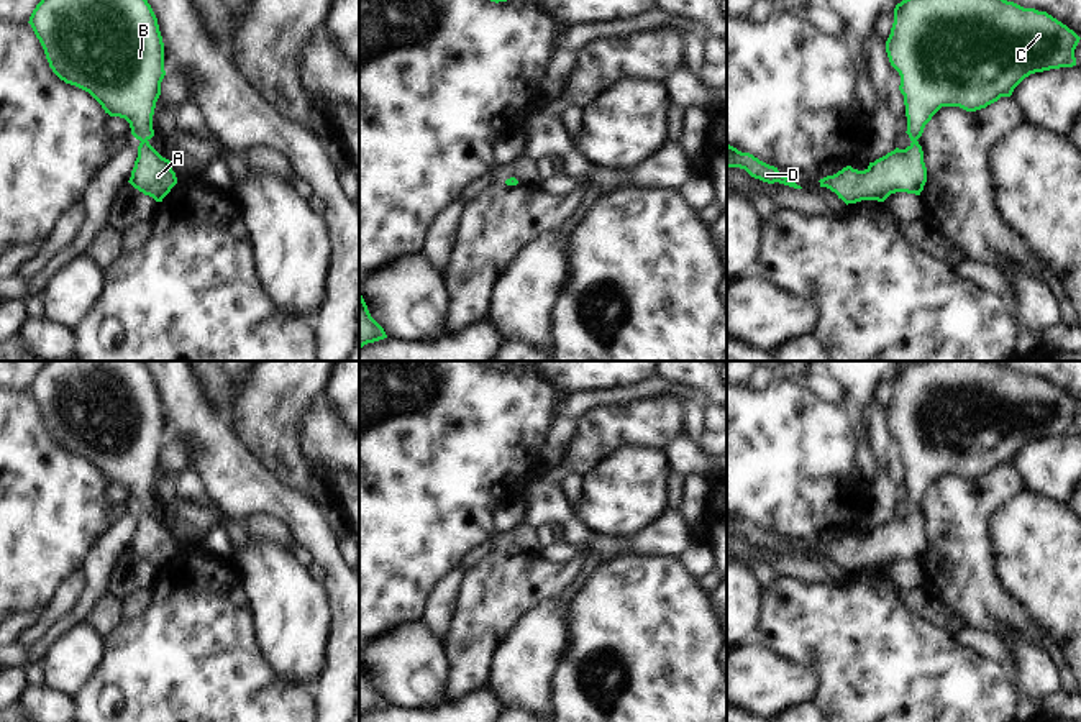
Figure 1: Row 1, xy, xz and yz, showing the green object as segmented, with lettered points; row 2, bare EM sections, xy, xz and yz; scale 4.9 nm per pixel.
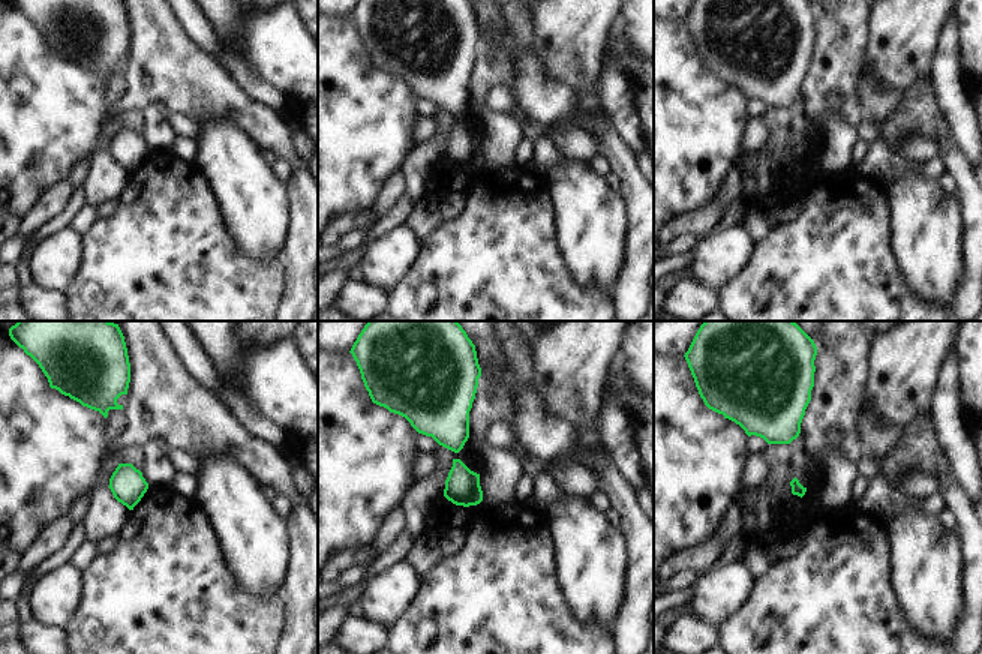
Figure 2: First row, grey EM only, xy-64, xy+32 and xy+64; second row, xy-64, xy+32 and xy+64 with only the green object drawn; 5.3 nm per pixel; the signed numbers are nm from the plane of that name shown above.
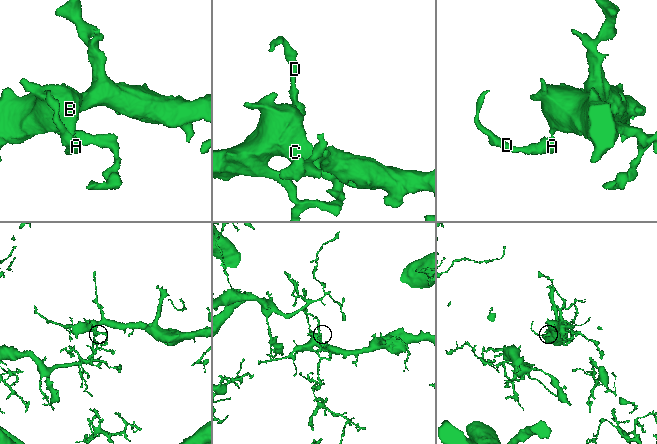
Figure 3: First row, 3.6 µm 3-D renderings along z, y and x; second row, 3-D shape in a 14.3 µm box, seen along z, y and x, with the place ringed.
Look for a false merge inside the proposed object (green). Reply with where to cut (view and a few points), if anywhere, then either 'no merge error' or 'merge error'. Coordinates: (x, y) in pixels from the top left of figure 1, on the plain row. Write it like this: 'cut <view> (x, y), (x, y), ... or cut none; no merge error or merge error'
cut none; no merge error

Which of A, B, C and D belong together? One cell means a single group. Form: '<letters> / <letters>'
A B C D

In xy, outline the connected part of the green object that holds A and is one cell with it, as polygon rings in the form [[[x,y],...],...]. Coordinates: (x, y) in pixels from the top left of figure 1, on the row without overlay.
[[[46,361],[28,389],[49,435],[66,451],[89,459],[110,484],[125,486],[139,507],[130,551],[156,569],[177,551],[169,527],[151,512],[153,482],[161,463],[164,410],[157,386],[143,361]]]

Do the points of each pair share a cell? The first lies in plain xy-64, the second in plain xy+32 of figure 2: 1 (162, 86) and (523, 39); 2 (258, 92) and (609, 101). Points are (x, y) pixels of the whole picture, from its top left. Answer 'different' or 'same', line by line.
1: different
2: different

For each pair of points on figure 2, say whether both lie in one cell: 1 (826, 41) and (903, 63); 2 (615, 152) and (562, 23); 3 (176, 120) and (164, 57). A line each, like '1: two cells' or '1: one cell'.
1: two cells
2: two cells
3: two cells

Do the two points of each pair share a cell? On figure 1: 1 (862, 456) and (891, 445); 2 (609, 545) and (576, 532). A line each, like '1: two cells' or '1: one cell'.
1: two cells
2: two cells

